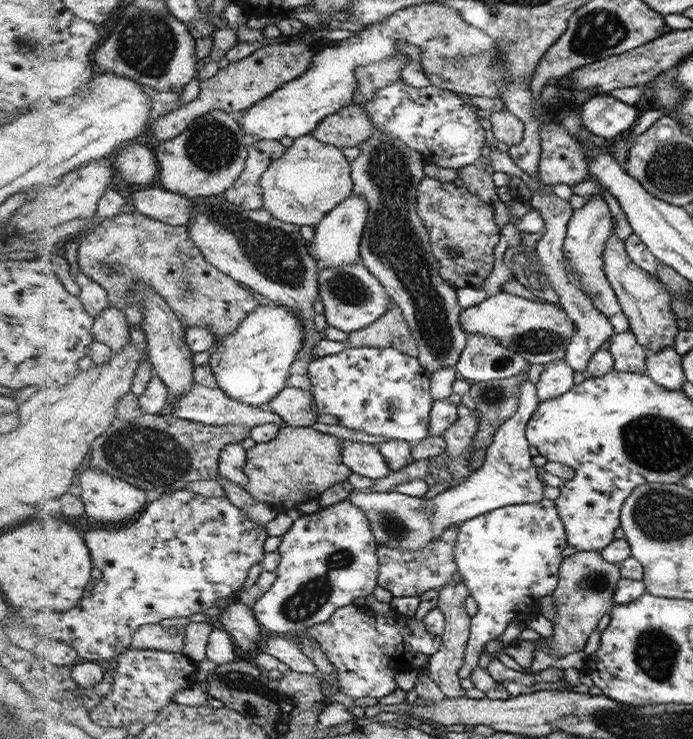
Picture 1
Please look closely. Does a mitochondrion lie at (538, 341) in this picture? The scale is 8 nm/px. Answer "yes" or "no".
yes

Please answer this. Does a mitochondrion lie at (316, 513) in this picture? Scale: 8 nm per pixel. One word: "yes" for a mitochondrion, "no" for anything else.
no

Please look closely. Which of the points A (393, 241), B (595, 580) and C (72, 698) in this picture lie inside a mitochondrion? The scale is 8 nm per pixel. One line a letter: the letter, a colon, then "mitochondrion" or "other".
A: mitochondrion
B: mitochondrion
C: other

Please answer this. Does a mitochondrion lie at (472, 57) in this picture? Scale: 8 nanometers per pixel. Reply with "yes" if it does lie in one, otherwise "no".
yes

